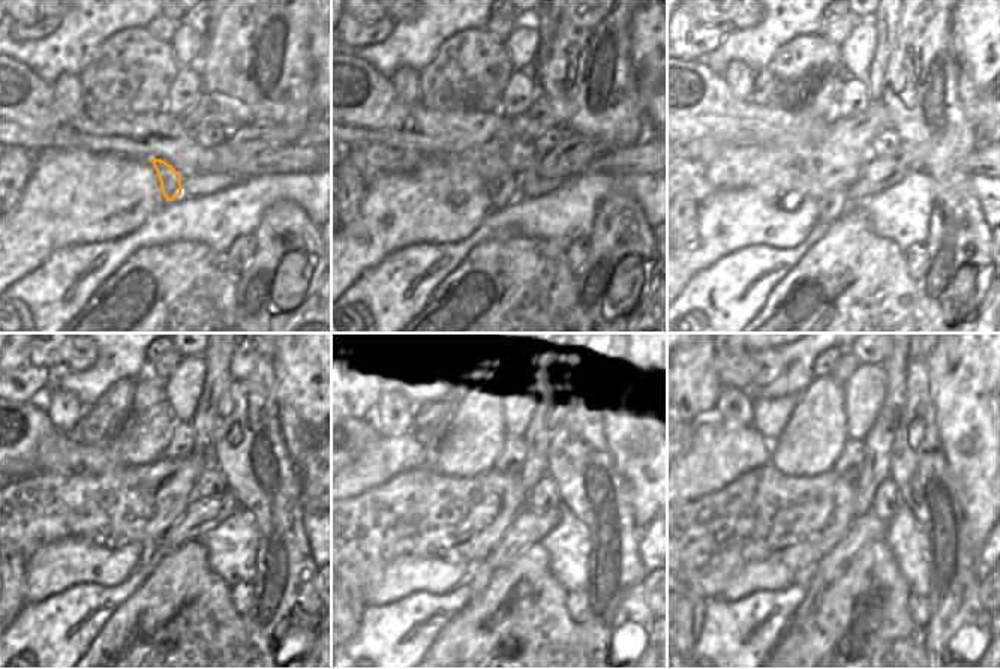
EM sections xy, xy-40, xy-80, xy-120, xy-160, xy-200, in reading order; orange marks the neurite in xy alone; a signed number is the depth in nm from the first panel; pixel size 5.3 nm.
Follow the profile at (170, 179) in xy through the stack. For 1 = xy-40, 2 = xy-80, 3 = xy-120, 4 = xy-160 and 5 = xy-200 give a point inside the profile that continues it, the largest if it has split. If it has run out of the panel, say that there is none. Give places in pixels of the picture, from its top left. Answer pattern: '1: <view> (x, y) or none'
1: xy-40 (502, 191)
2: xy-80 (834, 204)
3: xy-120 (150, 546)
4: xy-160 (482, 572)
5: xy-200 (816, 585)

